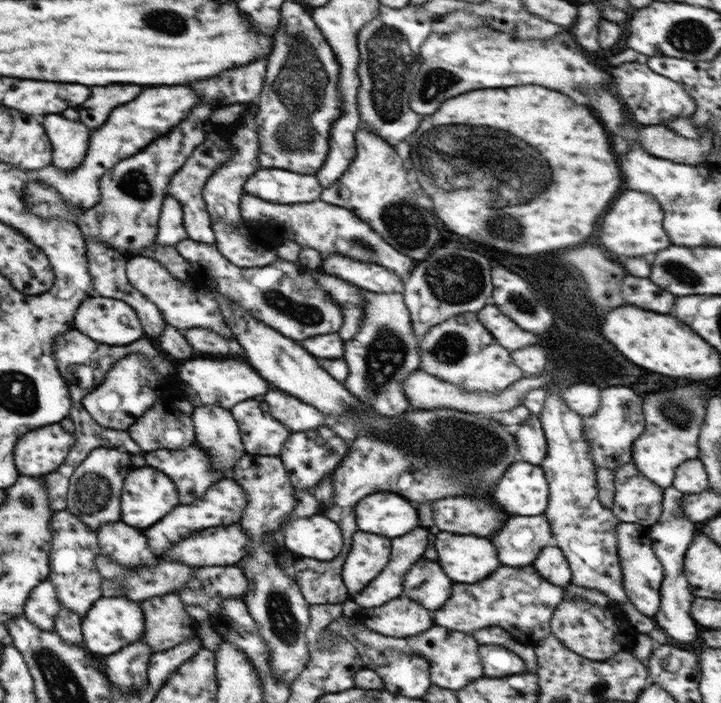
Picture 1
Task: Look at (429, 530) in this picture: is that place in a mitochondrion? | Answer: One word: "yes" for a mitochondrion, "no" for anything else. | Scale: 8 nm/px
no

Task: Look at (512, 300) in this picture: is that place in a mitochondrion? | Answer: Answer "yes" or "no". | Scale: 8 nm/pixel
yes

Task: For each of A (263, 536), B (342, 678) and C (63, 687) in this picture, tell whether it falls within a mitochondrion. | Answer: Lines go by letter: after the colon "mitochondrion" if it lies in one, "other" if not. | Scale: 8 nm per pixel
A: other
B: other
C: mitochondrion

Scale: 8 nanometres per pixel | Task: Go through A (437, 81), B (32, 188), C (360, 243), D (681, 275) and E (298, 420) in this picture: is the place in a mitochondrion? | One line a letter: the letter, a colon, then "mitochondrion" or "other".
A: mitochondrion
B: mitochondrion
C: mitochondrion
D: mitochondrion
E: other

